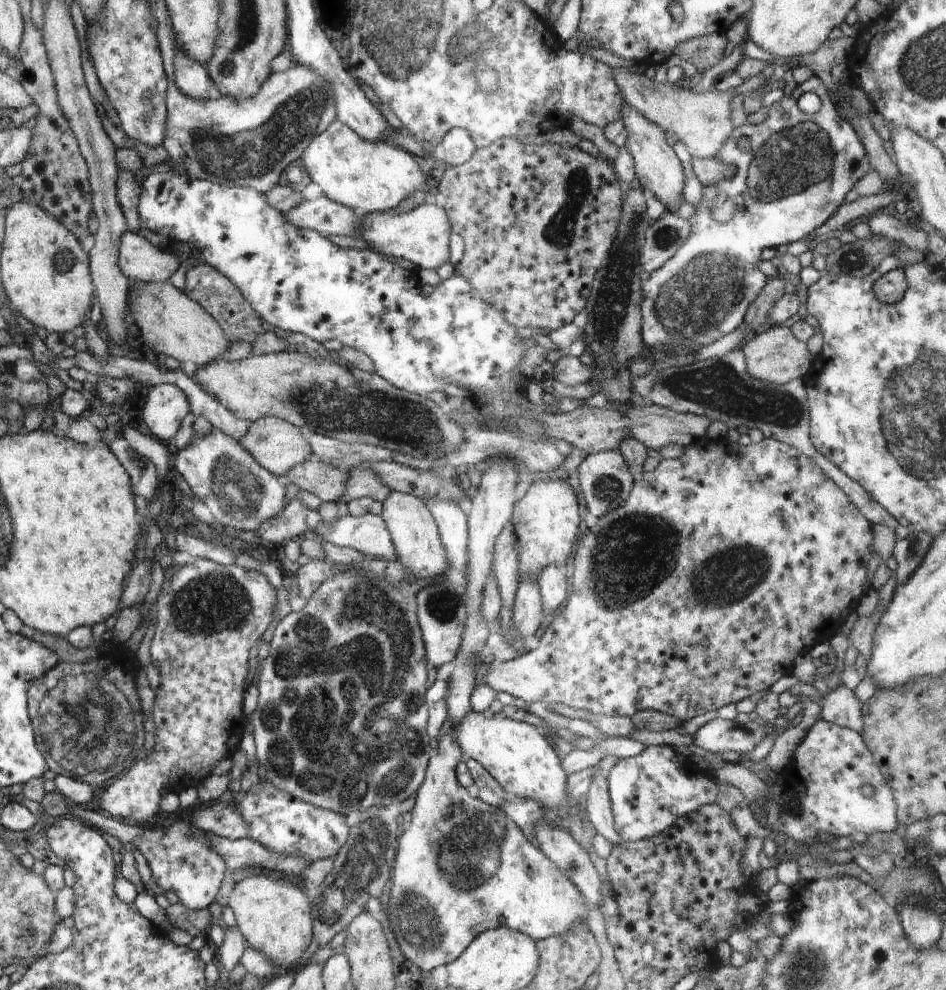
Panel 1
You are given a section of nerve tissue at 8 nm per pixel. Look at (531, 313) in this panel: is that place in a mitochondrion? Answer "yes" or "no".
no

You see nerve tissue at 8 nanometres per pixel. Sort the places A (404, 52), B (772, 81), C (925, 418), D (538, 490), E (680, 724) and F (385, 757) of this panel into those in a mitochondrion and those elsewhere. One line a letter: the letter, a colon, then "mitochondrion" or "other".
A: mitochondrion
B: other
C: mitochondrion
D: other
E: other
F: mitochondrion

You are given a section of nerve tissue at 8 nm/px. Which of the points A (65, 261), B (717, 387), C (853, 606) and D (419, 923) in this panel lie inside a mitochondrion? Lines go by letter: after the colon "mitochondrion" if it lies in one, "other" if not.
A: mitochondrion
B: mitochondrion
C: other
D: mitochondrion

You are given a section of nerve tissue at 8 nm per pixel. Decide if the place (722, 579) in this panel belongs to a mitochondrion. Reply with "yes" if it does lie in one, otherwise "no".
yes

